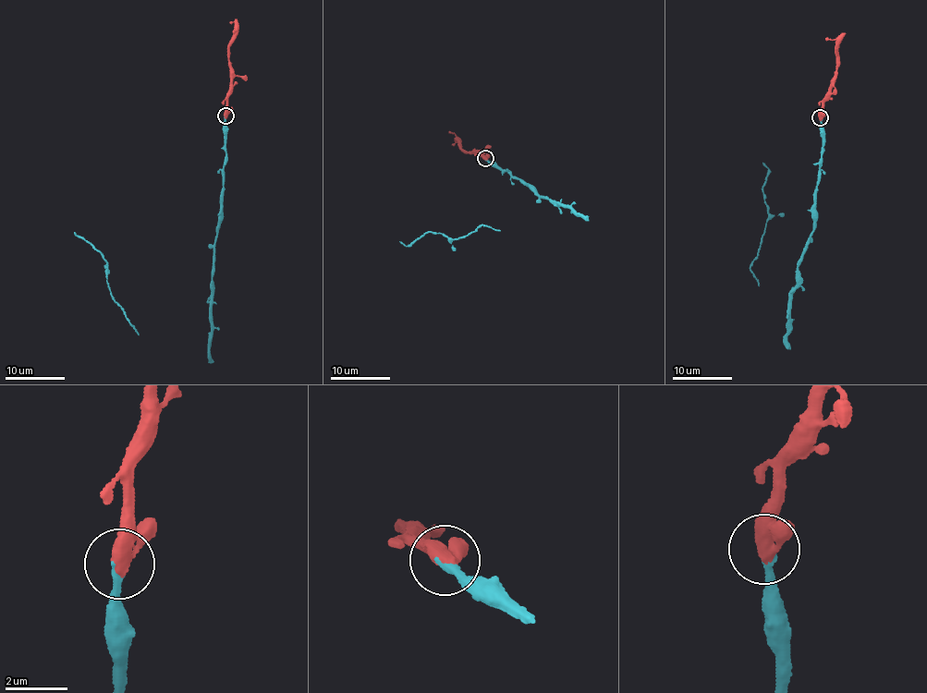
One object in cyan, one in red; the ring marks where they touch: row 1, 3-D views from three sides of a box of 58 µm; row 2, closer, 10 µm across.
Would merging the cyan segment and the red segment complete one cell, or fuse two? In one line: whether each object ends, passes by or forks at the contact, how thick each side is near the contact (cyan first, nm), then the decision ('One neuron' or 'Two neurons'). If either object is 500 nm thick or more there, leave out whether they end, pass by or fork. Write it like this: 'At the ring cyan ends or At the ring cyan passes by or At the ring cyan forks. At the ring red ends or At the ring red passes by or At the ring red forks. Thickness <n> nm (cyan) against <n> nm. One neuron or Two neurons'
Thickness 260 nm (cyan) against 550 nm. One neuron

